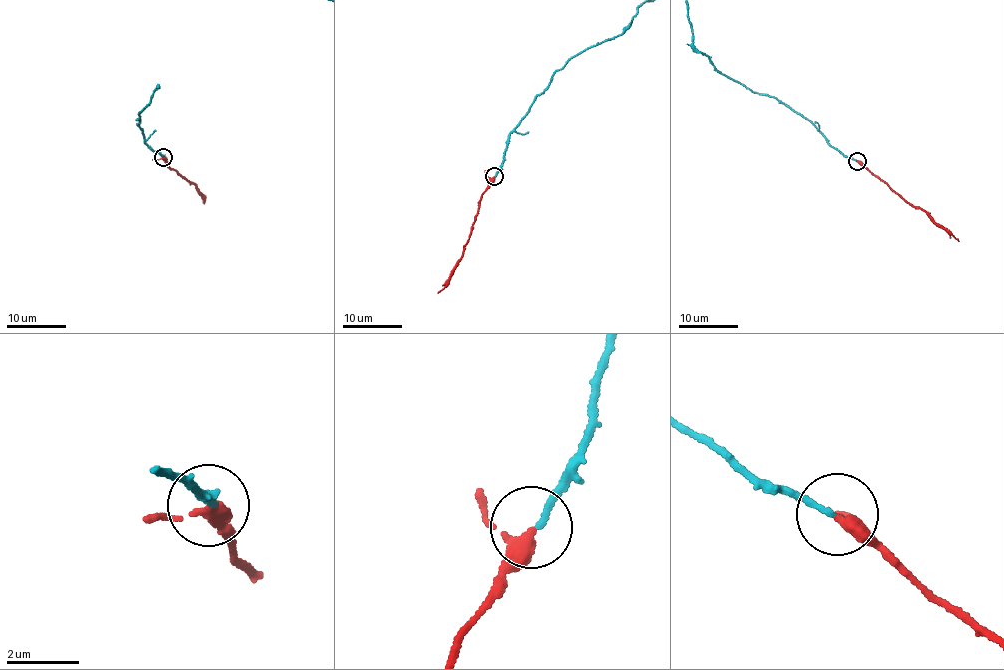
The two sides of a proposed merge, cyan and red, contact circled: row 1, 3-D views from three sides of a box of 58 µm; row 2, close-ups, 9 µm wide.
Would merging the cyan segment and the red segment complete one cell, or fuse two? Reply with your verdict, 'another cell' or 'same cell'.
same cell

